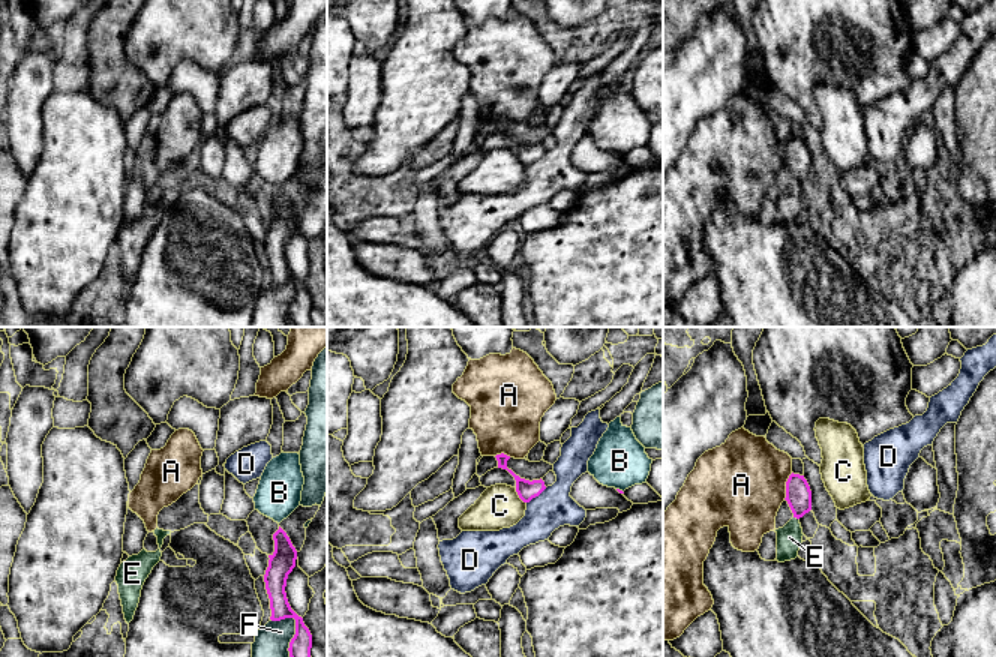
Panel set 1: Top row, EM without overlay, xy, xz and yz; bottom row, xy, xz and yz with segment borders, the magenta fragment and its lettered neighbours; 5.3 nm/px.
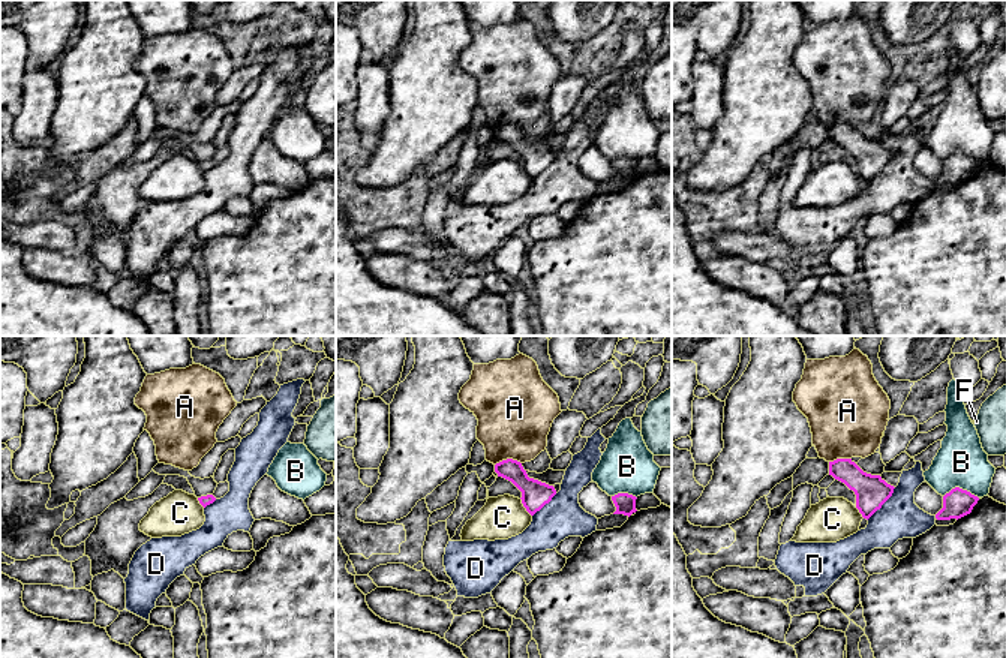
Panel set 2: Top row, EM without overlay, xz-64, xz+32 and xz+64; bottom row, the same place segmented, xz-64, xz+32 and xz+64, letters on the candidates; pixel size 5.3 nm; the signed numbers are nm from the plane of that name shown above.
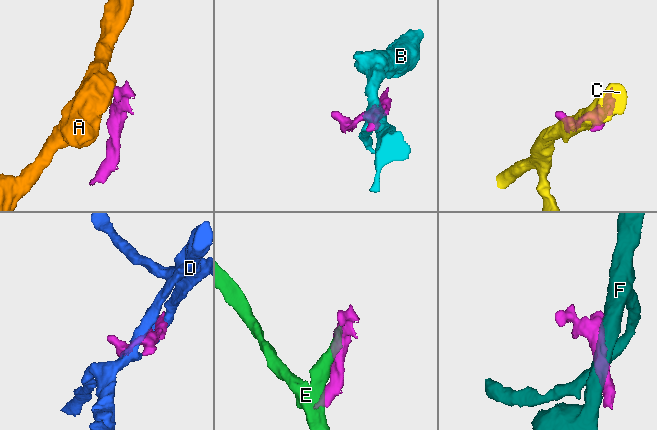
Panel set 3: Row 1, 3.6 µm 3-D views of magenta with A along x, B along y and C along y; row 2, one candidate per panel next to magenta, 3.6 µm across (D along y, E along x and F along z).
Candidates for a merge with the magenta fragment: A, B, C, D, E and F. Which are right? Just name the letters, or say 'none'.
E

